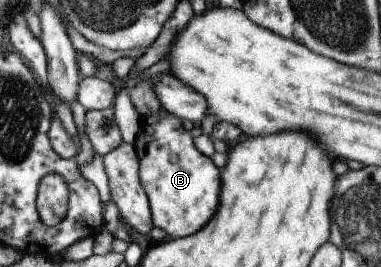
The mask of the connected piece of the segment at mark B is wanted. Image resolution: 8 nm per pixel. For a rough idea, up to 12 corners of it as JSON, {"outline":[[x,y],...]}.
{"outline":[[140,115],[132,143],[154,227],[195,233],[219,169],[179,118]]}

